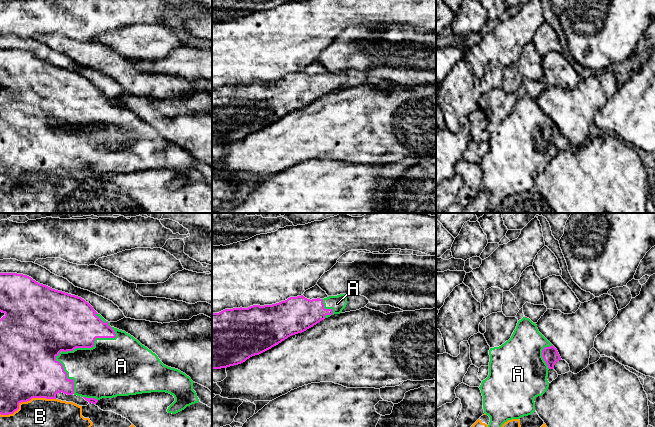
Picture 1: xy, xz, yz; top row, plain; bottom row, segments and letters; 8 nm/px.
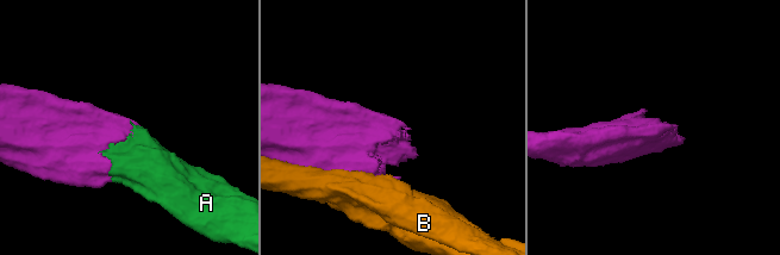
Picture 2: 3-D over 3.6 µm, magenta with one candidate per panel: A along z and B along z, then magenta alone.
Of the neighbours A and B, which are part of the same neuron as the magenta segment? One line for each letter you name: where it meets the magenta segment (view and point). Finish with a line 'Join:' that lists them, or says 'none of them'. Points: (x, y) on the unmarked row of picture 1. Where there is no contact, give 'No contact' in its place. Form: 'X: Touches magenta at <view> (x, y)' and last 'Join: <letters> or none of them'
A: Touches magenta at xy (80, 123)
Join: A

